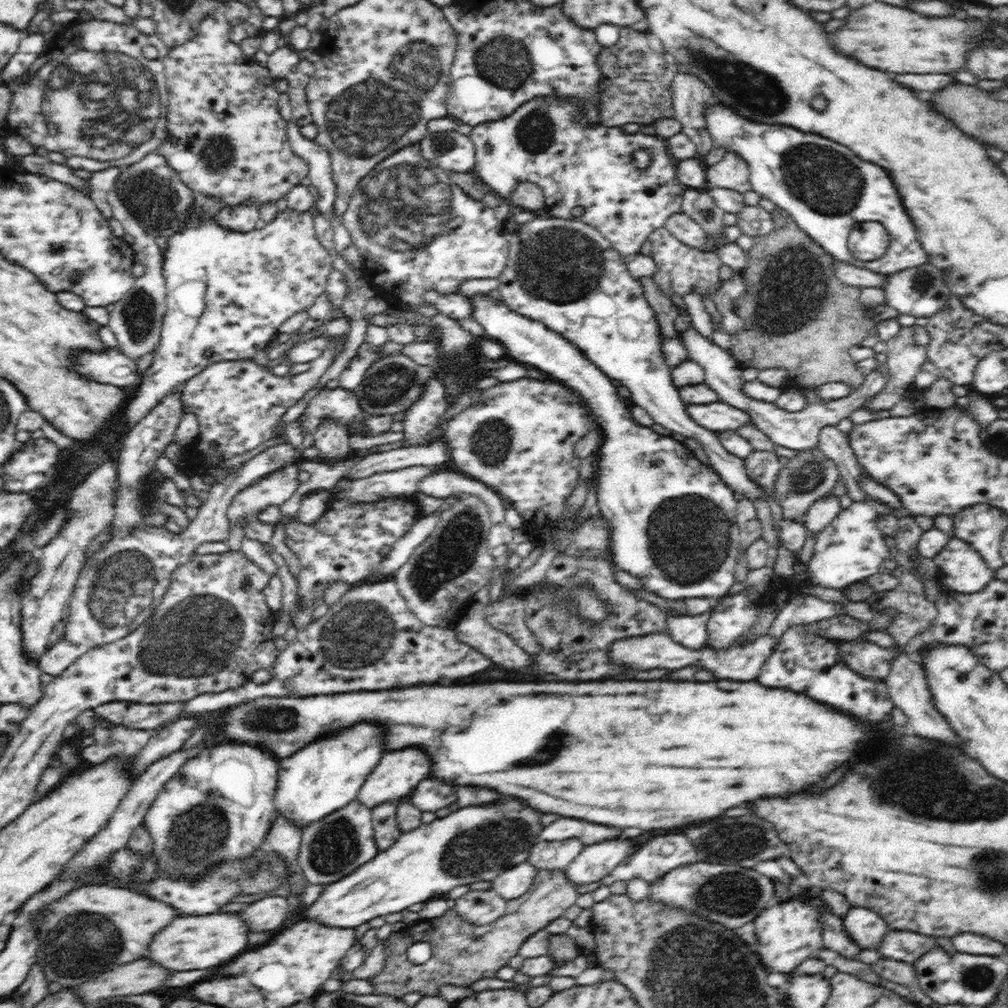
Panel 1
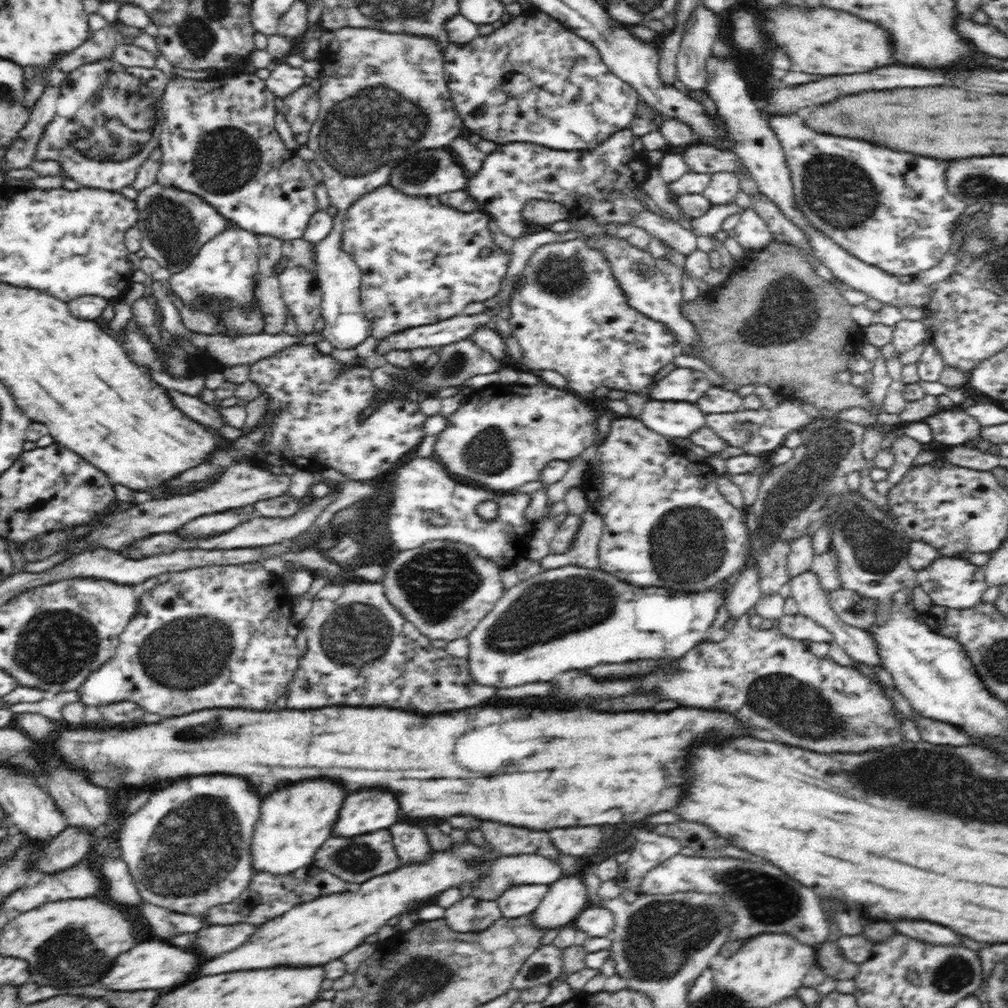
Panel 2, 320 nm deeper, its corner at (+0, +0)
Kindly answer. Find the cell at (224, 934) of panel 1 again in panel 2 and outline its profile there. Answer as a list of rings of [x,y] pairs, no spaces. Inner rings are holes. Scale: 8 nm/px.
[[[142,942],[128,950],[126,954],[120,954],[110,970],[104,974],[100,984],[108,990],[150,990],[150,988],[170,988],[176,984],[182,984],[188,980],[188,976],[200,966],[200,958],[184,948],[176,948],[166,942]]]

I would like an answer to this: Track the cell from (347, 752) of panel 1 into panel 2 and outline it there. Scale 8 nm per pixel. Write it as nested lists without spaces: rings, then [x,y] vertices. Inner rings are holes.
[[[328,780],[300,782],[284,786],[262,800],[262,814],[256,822],[251,842],[251,855],[255,872],[292,874],[314,863],[316,850],[328,840],[346,792]]]

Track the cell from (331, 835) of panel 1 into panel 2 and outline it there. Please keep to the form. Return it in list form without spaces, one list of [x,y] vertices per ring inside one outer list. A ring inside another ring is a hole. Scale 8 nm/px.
[[[378,830],[374,834],[360,834],[360,836],[352,836],[352,838],[340,838],[331,835],[316,850],[313,864],[336,875],[343,881],[360,885],[362,882],[374,878],[374,876],[394,872],[398,866],[401,866],[398,856],[396,850],[394,850],[390,832],[388,830]]]

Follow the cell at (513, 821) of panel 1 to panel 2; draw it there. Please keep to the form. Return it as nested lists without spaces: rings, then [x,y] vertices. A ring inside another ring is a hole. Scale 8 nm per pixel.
[[[456,844],[452,848],[452,852],[444,852],[444,854],[430,854],[434,858],[430,858],[430,862],[412,862],[414,866],[406,866],[401,864],[394,872],[382,874],[382,876],[374,876],[360,885],[354,885],[354,891],[338,892],[338,894],[328,894],[328,896],[320,896],[316,900],[304,902],[294,906],[281,914],[279,917],[259,925],[256,932],[242,943],[240,948],[226,952],[210,962],[204,962],[198,970],[196,976],[214,976],[214,974],[228,974],[228,972],[238,972],[238,970],[264,970],[264,968],[278,968],[278,966],[295,966],[296,968],[308,968],[308,966],[324,966],[332,960],[338,960],[348,954],[350,950],[356,948],[363,943],[366,936],[378,932],[378,928],[382,928],[390,918],[399,915],[402,912],[414,912],[416,910],[408,910],[408,902],[422,902],[428,900],[448,888],[456,888],[464,882],[472,884],[476,879],[484,876],[488,872],[488,868],[492,866],[494,860],[502,857],[502,854],[496,854],[494,850],[484,850],[478,848],[474,844]]]

